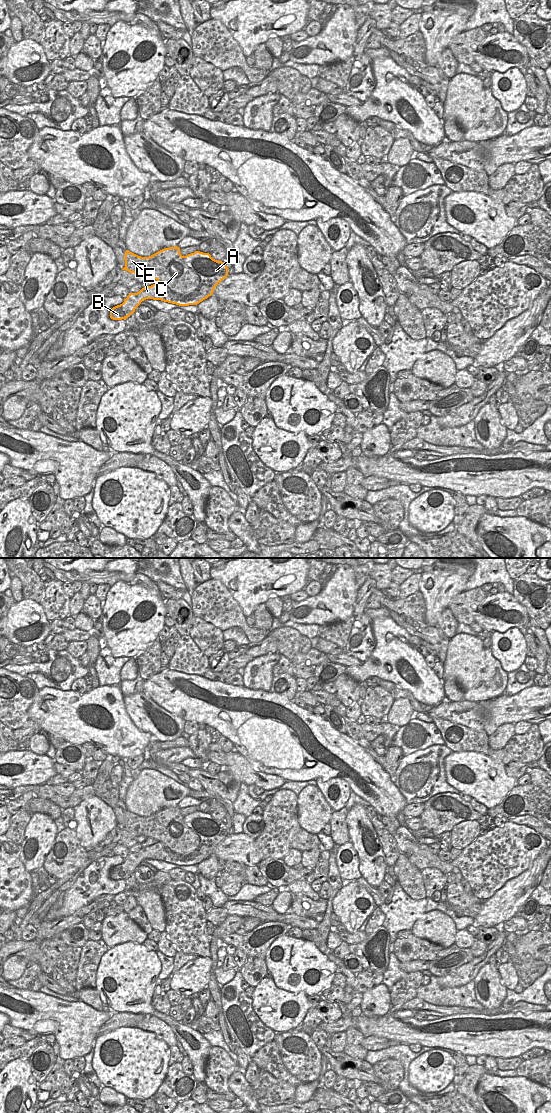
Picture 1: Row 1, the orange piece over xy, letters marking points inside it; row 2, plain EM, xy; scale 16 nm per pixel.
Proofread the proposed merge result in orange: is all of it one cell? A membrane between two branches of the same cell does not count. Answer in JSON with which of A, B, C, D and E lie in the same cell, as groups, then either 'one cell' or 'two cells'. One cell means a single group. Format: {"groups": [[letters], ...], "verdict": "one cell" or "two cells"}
{"groups": [["A", "B", "D"], ["C", "E"]], "verdict": "two cells"}

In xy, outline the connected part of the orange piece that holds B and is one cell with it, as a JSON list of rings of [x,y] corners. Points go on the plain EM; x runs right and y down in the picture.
[[[195,811],[186,815],[184,822],[200,837],[200,844],[194,852],[181,855],[173,852],[164,842],[158,841],[137,853],[130,853],[122,864],[110,870],[110,878],[126,880],[146,859],[161,860],[179,866],[197,865],[211,856],[215,847],[228,836],[225,823],[213,819],[209,813]]]

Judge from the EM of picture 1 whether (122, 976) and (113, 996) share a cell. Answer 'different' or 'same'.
same

